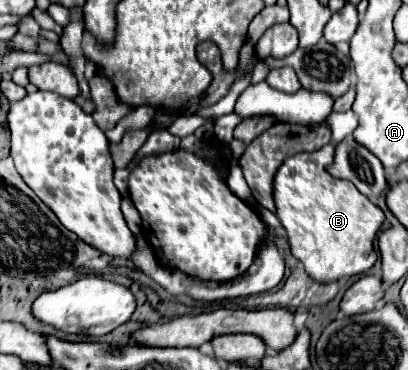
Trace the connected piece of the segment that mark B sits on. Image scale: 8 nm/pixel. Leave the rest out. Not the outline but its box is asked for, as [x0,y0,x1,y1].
[274,145,384,281]

